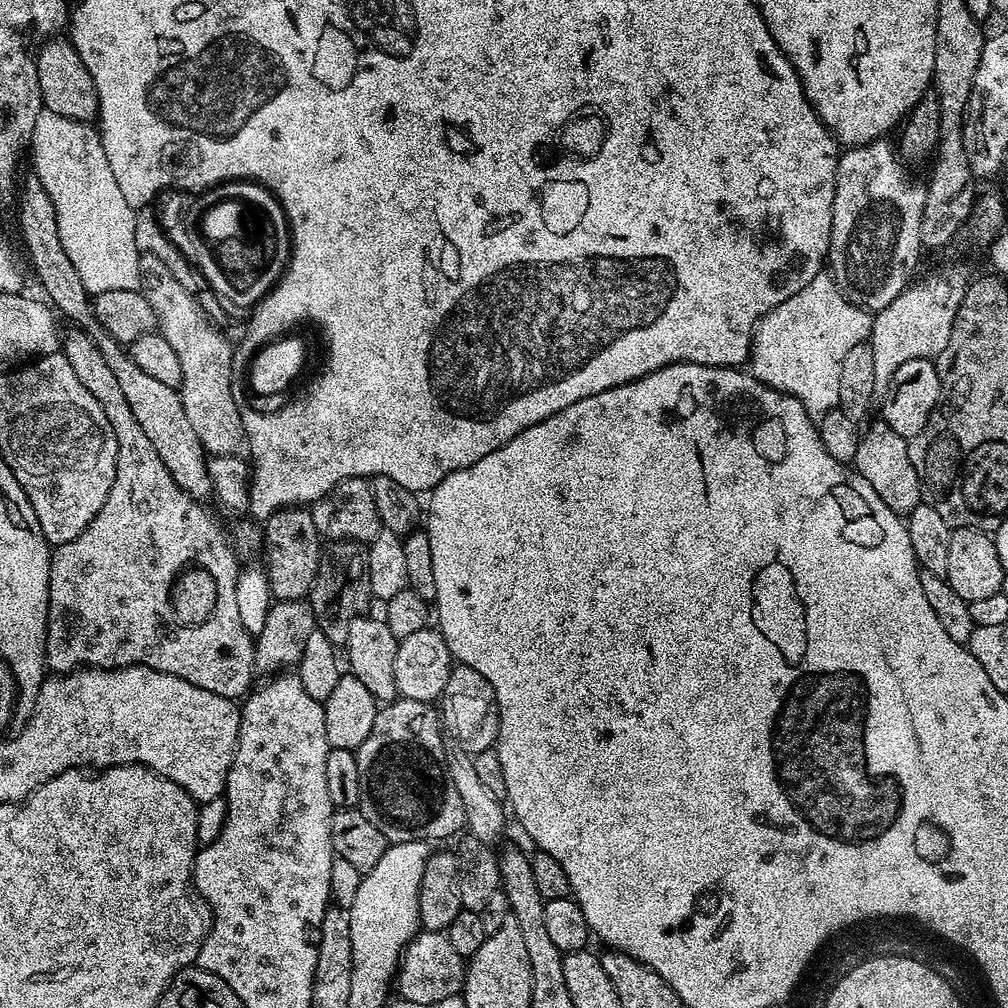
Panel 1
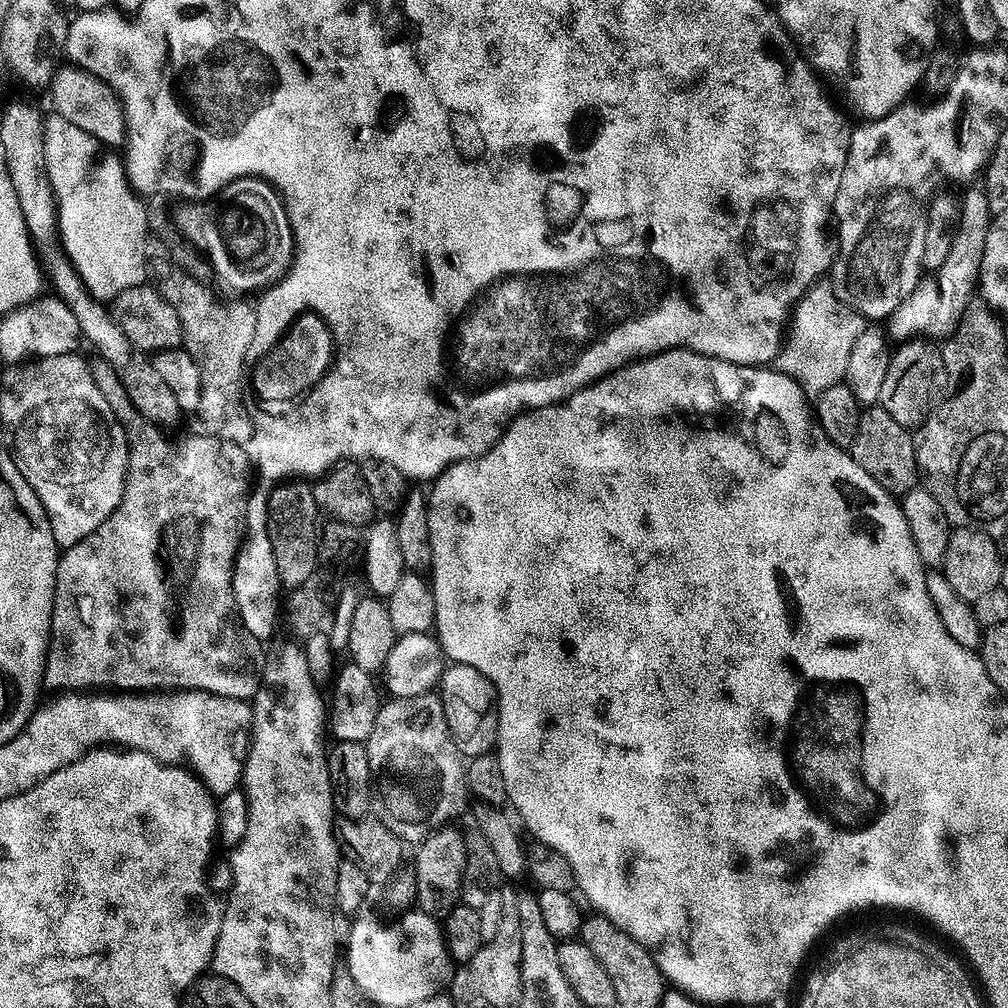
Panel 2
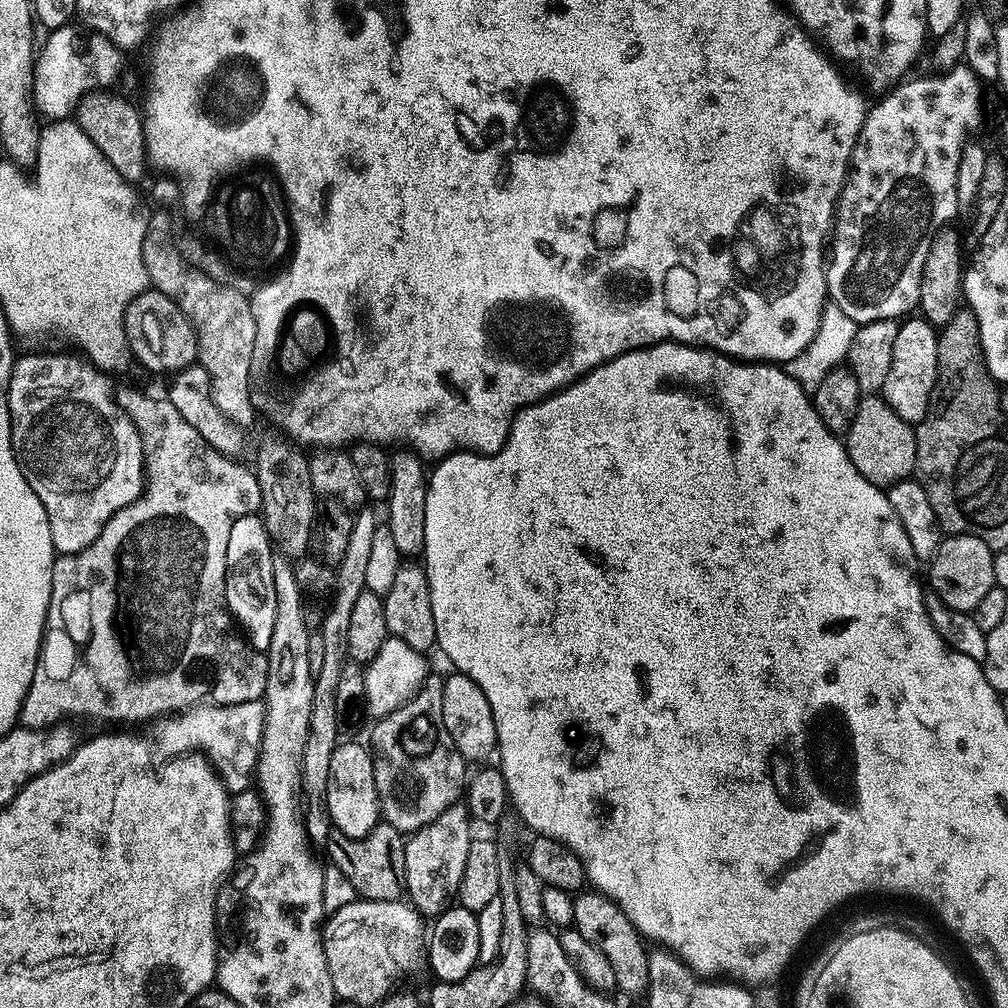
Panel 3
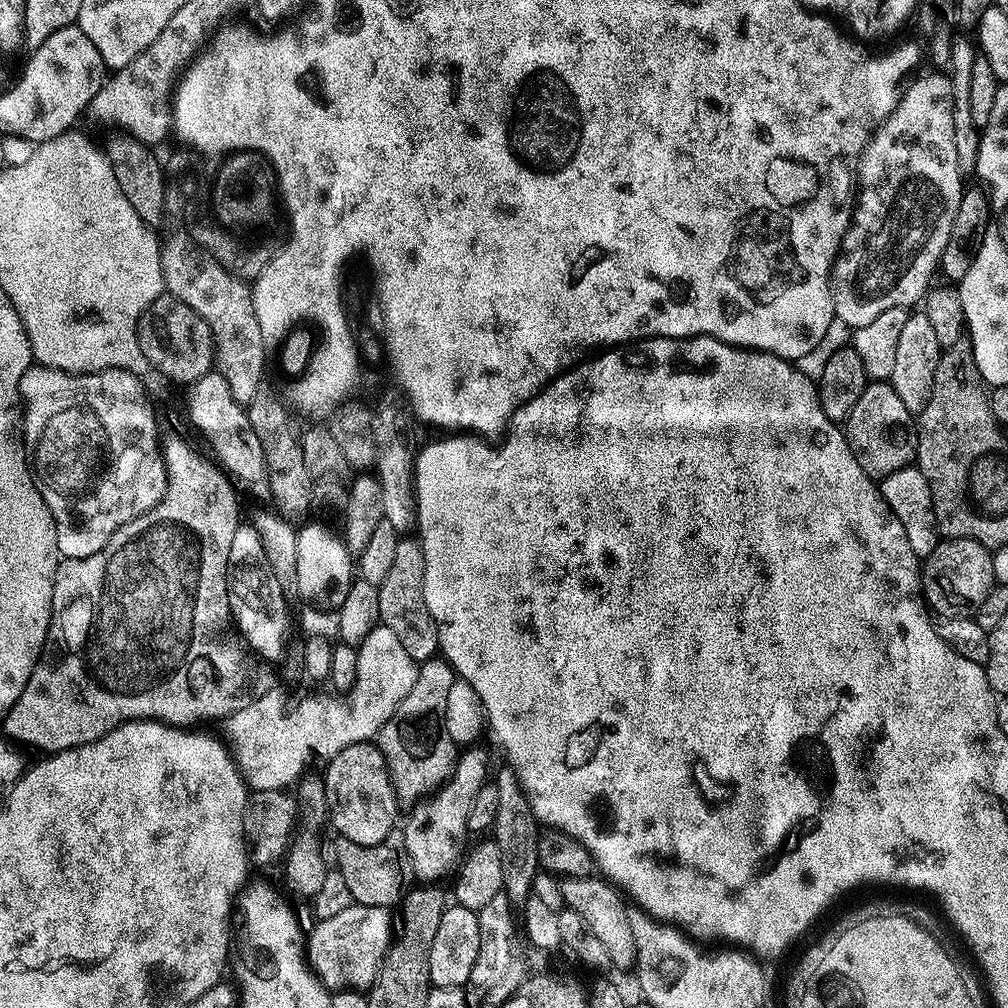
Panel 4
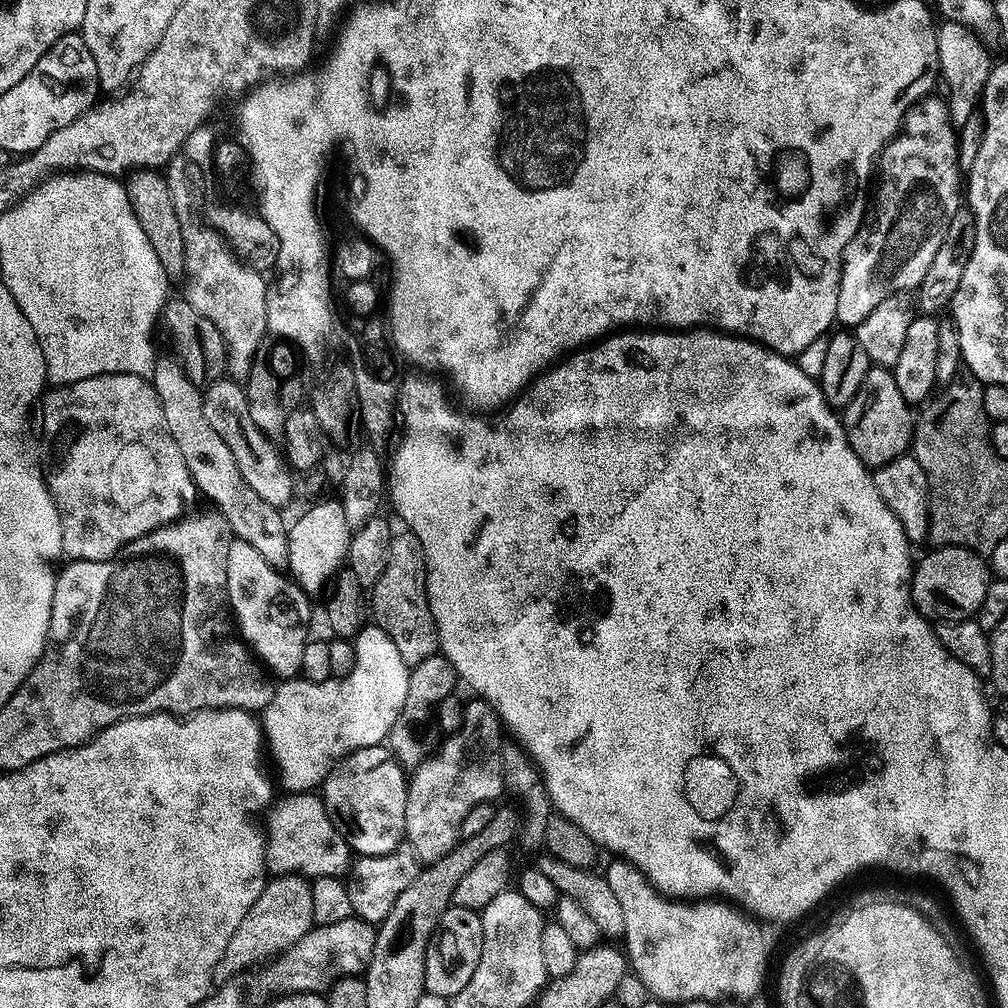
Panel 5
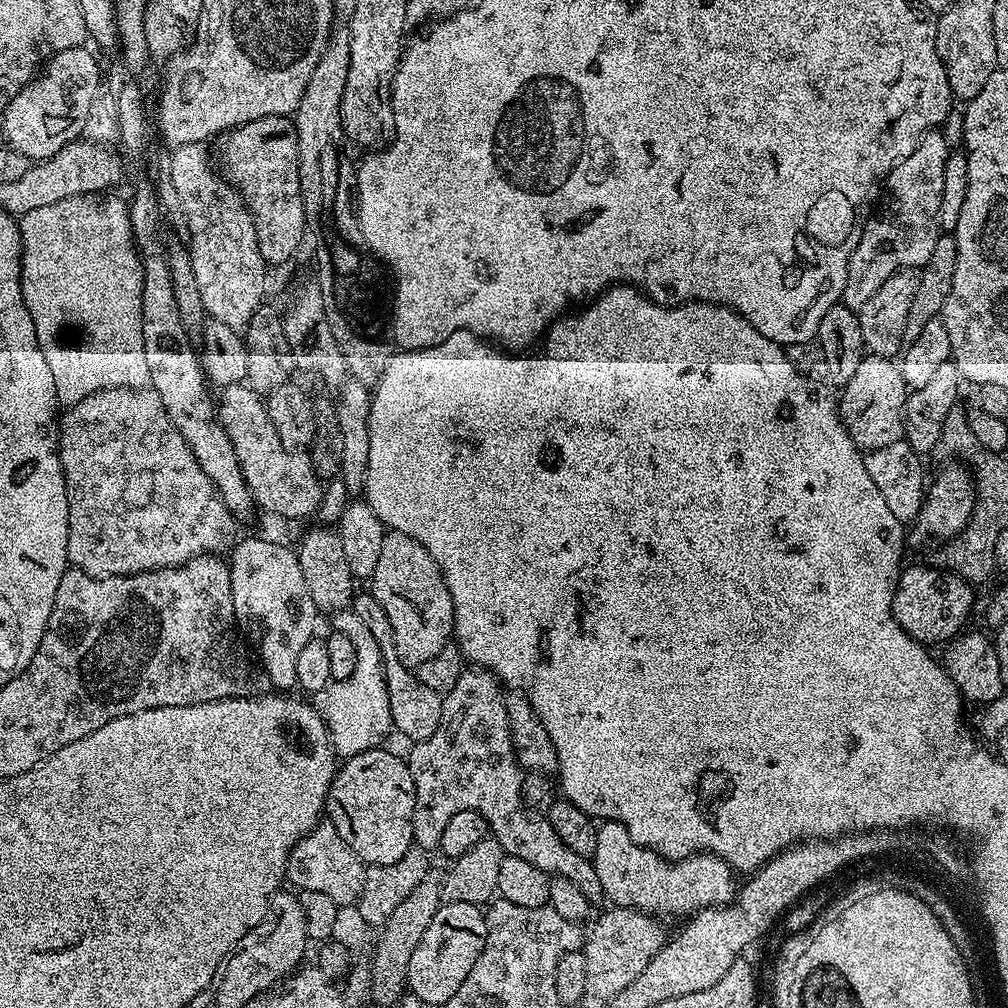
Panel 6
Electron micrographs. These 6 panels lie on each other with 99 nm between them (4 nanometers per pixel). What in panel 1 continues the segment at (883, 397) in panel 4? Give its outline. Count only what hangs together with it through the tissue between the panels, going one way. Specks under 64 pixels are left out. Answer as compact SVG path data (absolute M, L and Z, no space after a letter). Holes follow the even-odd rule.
M876 422L876 424L866 428L858 442L858 454L854 461L854 467L858 474L862 474L862 478L866 478L866 482L870 482L872 489L878 493L878 498L882 498L882 502L886 502L886 506L890 506L893 514L913 512L921 504L922 485L918 478L918 470L914 470L914 462L910 462L908 441L902 438L902 434L894 434L894 430L890 430L890 426L886 426L882 422Z

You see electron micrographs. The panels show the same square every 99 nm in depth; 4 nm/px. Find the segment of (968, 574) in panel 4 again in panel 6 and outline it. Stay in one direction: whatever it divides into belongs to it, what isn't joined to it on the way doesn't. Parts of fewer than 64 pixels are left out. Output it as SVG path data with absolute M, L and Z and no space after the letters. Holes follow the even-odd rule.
M912 564L908 568L907 565L896 582L896 593L892 599L892 613L902 630L906 630L912 640L925 646L940 643L943 645L959 636L972 612L973 585L956 572L947 571L940 566L935 567Z

